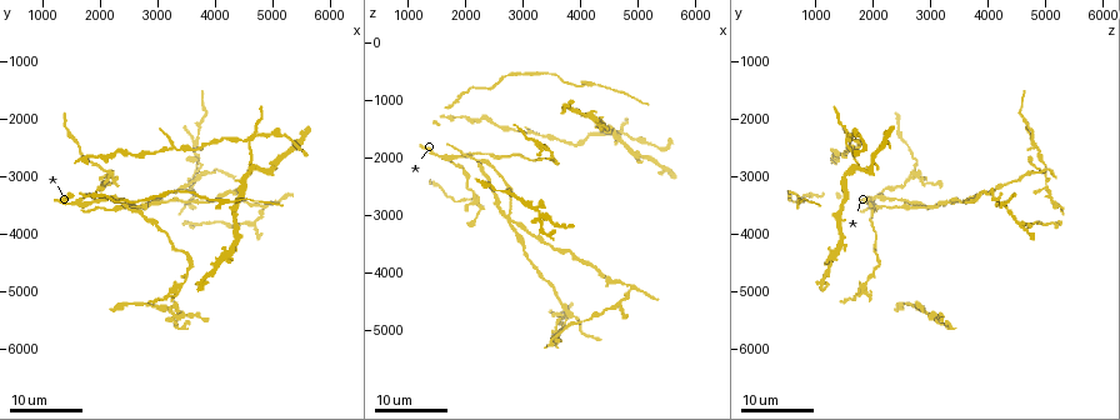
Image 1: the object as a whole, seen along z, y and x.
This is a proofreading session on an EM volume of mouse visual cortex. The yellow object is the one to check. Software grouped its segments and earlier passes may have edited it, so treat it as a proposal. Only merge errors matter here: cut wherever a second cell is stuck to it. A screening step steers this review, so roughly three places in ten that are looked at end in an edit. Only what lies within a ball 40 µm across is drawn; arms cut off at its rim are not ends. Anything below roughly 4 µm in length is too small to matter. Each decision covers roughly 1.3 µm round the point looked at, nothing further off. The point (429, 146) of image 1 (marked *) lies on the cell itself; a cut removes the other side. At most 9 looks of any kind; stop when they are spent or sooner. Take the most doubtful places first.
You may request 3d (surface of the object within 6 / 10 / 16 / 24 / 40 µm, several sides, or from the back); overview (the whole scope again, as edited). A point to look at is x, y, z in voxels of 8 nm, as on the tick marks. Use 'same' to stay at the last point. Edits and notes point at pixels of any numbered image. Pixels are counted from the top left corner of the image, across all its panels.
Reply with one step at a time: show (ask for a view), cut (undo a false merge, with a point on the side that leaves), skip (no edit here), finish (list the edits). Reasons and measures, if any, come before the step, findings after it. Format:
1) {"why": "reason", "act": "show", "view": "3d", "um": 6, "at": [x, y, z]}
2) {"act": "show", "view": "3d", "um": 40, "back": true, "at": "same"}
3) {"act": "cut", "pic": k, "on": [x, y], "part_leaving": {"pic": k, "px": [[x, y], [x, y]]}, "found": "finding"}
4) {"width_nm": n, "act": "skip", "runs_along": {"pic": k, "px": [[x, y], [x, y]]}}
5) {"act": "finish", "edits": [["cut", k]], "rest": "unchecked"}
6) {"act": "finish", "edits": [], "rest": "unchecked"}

{"why": "four arms meet", "act": "show", "view": "3d", "um": 16, "at": [2100, 3000, 2750]}

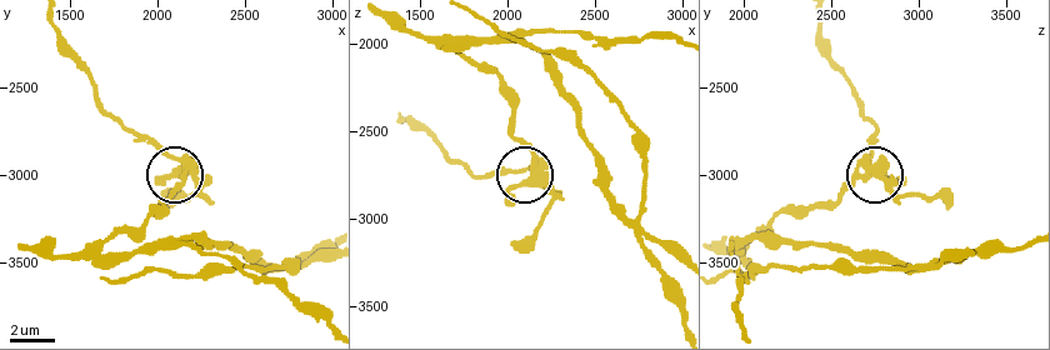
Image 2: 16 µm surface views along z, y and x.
{"act": "show", "view": "3d", "um": 6, "at": [2120, 2960, 2780]}

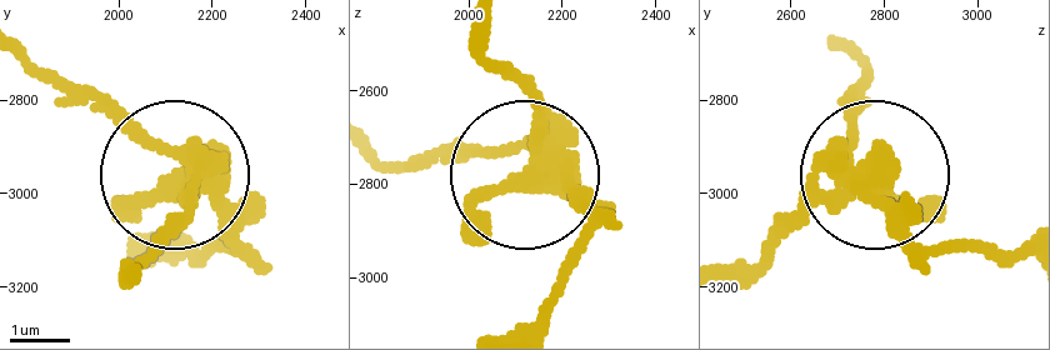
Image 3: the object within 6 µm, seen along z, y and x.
{"width_nm": 420, "act": "cut", "pic": 3, "on": [226, 244], "part_leaving": {"pic": 3, "px": [[545, 156], [371, 156]]}, "found": "two cells meet here"}

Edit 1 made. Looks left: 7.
{"why": "a fork", "act": "show", "view": "3d", "um": 16, "at": [4600, 2350, 1550]}

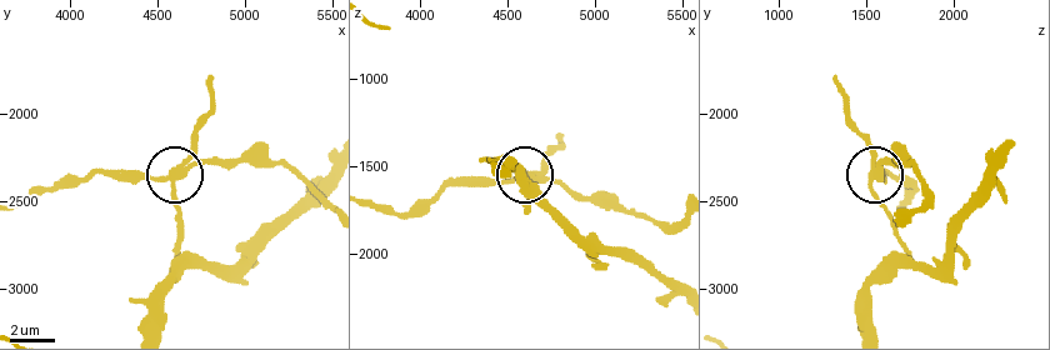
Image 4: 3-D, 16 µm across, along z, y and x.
{"act": "show", "view": "3d", "um": 10, "at": [4540, 2360, 1560]}

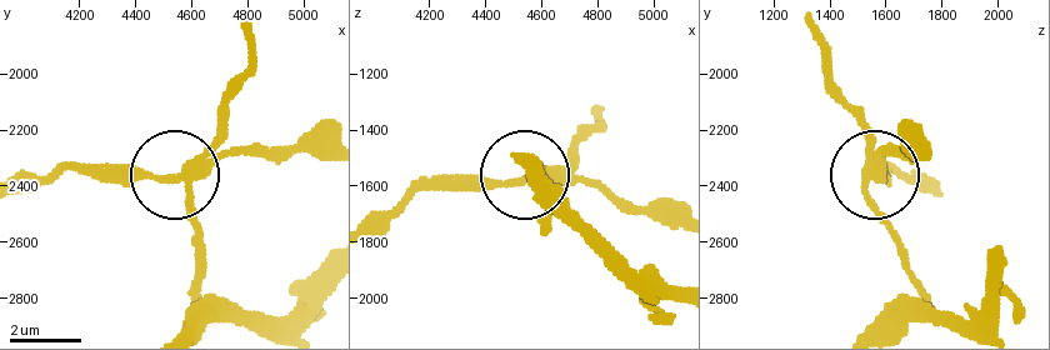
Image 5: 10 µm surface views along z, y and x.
{"arms": 3, "act": "cut", "pic": 5, "on": [218, 115], "part_leaving": {"pic": 5, "px": [[194, 164], [244, 78], [248, 24]]}, "found": "a second cell is stuck on"}

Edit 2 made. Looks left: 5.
{"why": "thin arm on a thick one", "act": "show", "view": "3d", "um": 24, "at": [4800, 3550, 4150]}

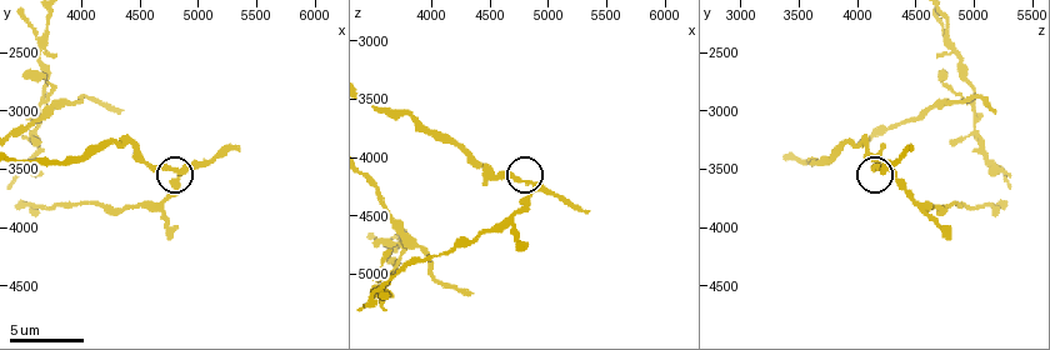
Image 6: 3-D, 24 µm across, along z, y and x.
{"act": "show", "view": "3d", "um": 6, "at": [4820, 3520, 4220]}

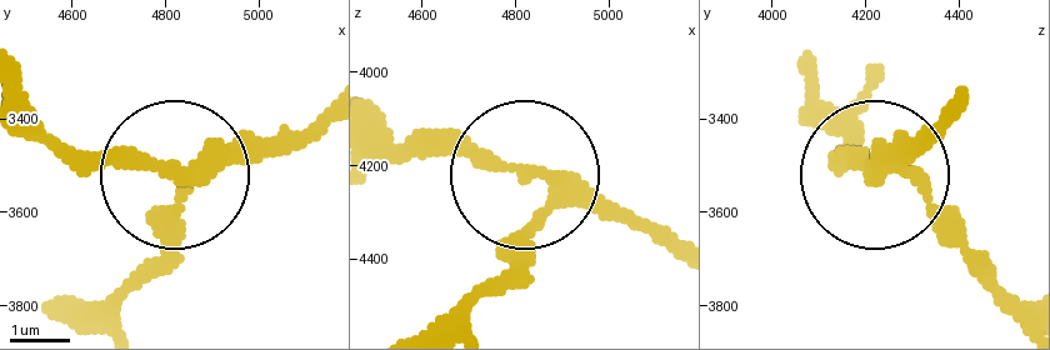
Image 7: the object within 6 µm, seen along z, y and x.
{"act": "skip", "runs_along": {"pic": 7, "px": [[811, 98], [866, 168], [915, 188], [985, 258]]}, "found": "all the same cell"}

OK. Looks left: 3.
{"why": "four arms meet", "act": "show", "view": "3d", "um": 10, "at": [3800, 2940, 4760]}

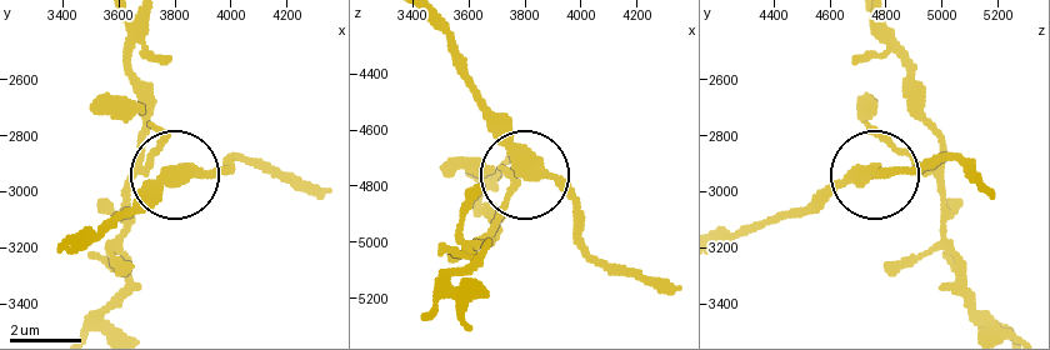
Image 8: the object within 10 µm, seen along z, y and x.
{"act": "skip", "runs_along": {"pic": 8, "px": [[721, 246], [838, 186], [951, 156]]}, "found": "continuous, no second cell"}

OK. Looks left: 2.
{"act": "show", "view": "3d", "um": 16, "at": [2850, 3500, 3100]}

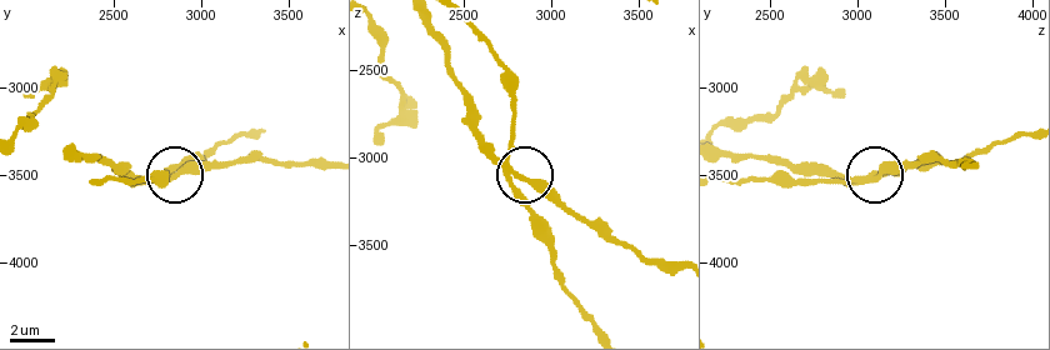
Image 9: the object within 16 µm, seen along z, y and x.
{"why": "zoom in", "act": "show", "view": "3d", "um": 10, "at": [2800, 3520, 3100]}

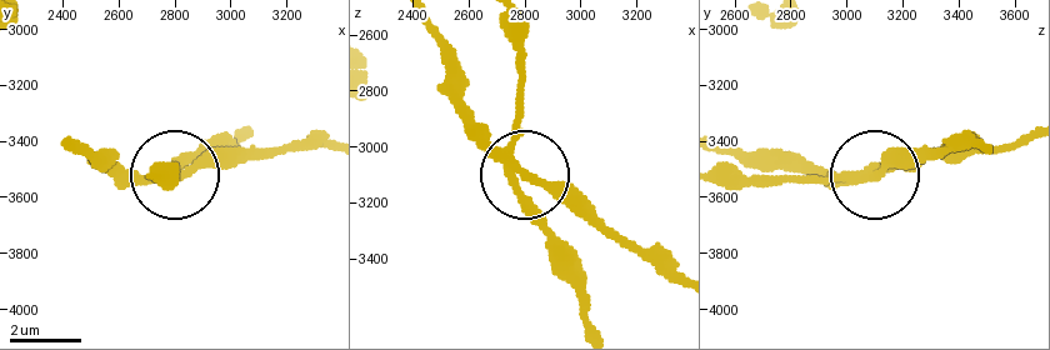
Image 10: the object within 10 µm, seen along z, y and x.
{"width_nm": 230, "act": "skip", "found": "all the same cell"}

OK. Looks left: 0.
{"act": "finish", "edits": [["cut", 3], ["cut", 5]], "rest": "unchecked"}

